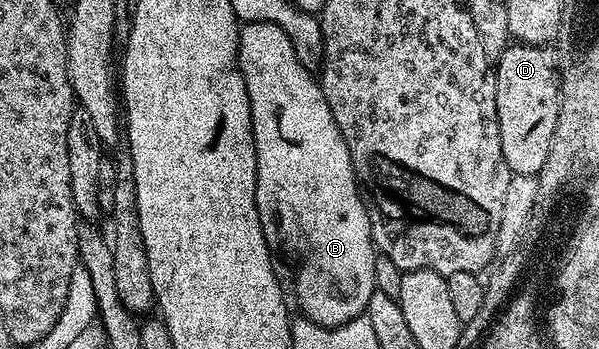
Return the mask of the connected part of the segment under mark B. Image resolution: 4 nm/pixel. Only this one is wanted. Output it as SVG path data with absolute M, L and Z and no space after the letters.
M244 22L239 28L239 71L243 74L245 88L249 92L249 108L251 109L251 127L255 141L255 155L257 156L257 188L255 189L255 203L257 216L261 220L263 235L272 251L284 254L295 265L295 298L299 301L302 317L313 320L322 326L340 326L354 318L364 317L367 313L369 296L373 296L376 289L374 280L374 262L377 255L375 241L371 239L369 216L363 203L363 196L359 189L359 181L355 178L353 164L349 156L349 148L341 136L341 128L337 128L337 120L333 120L333 112L329 112L329 104L323 95L323 88L319 79L312 71L297 60L289 36L276 23Z

